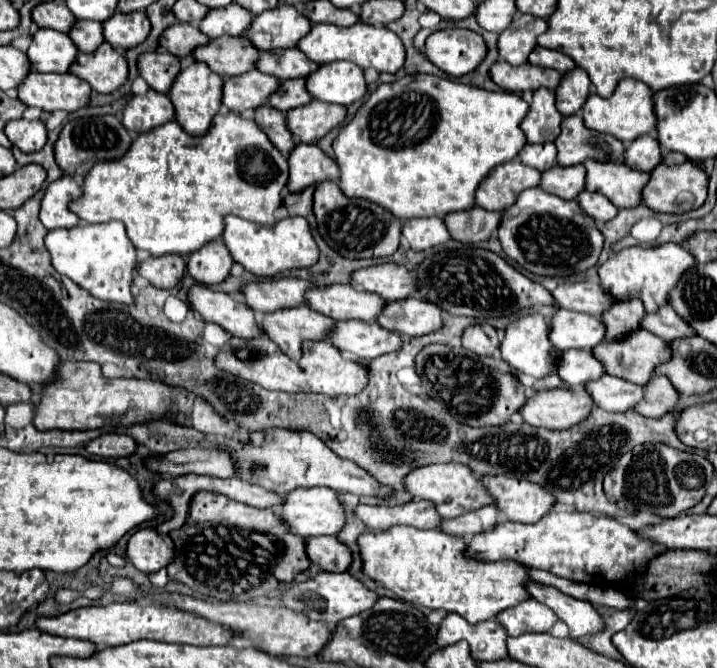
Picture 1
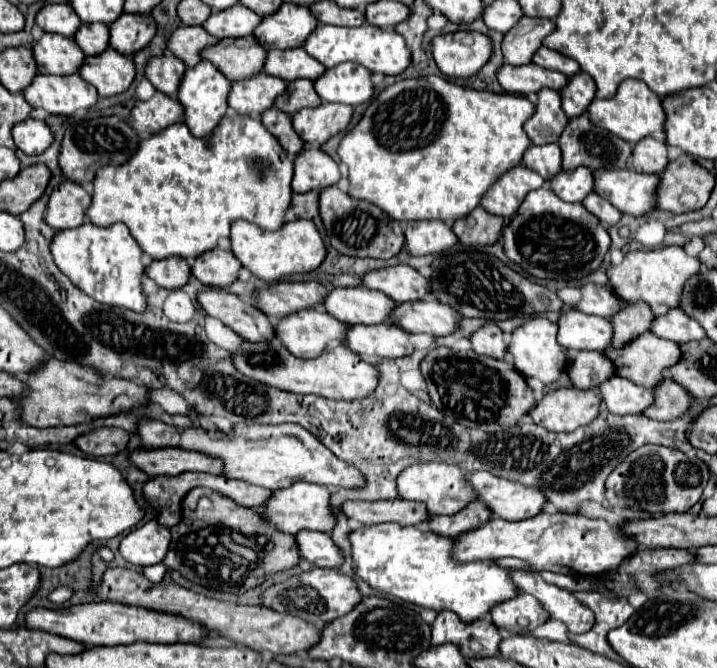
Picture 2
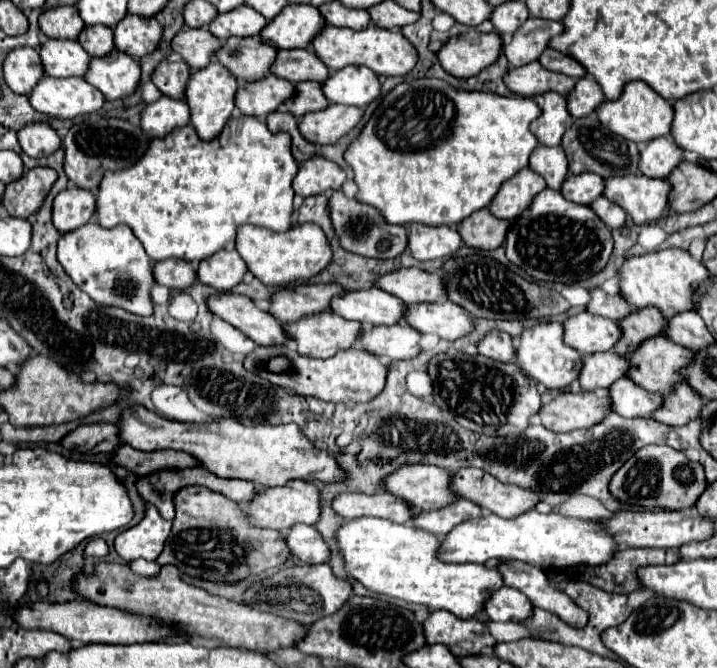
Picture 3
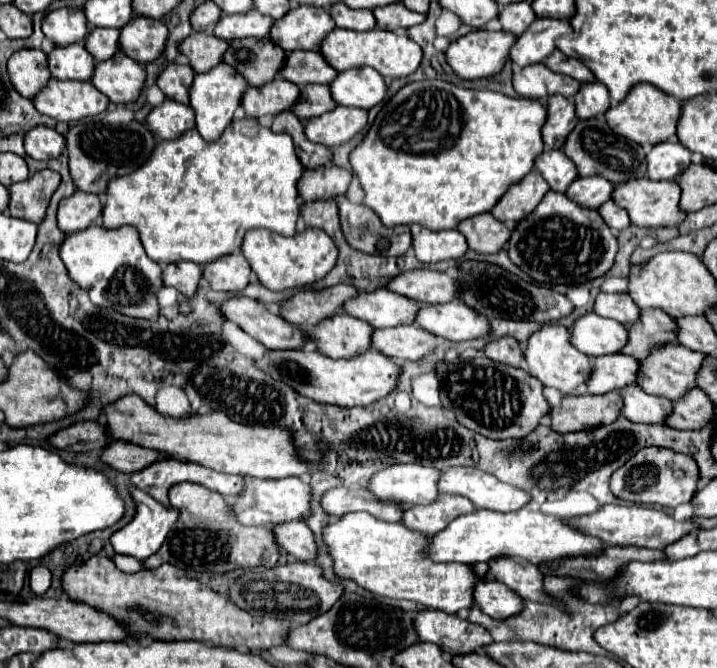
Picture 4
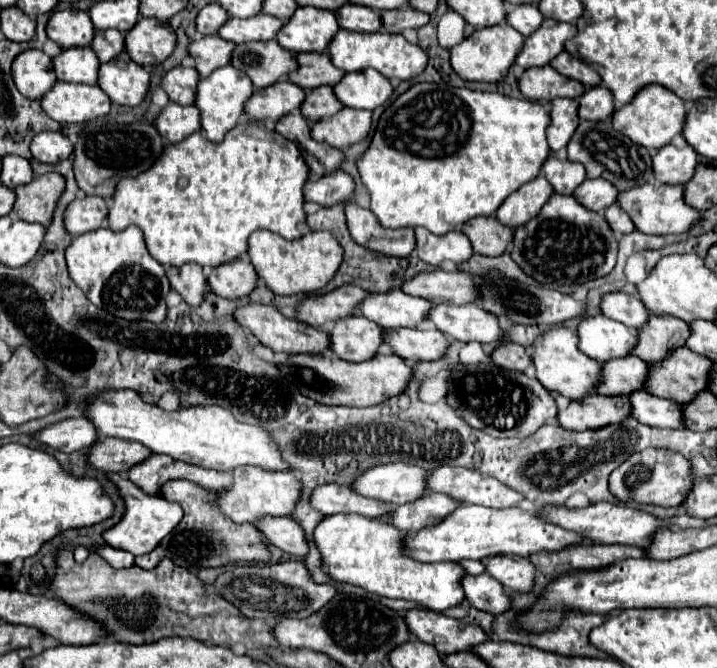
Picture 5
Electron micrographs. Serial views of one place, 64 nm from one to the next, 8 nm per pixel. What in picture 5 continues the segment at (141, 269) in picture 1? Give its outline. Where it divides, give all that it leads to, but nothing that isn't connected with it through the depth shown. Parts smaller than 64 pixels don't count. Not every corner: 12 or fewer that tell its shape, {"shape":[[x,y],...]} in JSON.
{"shape":[[202,266],[168,268],[168,280],[190,306],[208,294]]}

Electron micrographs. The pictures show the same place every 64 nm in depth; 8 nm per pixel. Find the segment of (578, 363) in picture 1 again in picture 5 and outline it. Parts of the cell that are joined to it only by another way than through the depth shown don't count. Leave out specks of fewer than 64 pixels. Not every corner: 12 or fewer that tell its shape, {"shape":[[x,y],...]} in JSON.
{"shape":[[638,356],[606,362],[600,394],[630,396],[650,366]]}

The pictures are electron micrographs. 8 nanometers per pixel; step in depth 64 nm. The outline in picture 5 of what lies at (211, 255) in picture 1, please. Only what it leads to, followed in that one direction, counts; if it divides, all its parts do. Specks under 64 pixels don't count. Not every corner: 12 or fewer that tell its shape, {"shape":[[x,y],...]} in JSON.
{"shape":[[248,258],[214,268],[210,290],[238,300],[256,288],[258,274]]}

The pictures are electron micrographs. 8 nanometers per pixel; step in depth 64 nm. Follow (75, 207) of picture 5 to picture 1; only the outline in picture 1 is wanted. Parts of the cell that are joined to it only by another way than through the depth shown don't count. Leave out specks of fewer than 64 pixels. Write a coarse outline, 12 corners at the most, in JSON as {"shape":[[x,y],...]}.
{"shape":[[72,176],[52,182],[40,222],[48,230],[78,226],[70,204],[82,198]]}

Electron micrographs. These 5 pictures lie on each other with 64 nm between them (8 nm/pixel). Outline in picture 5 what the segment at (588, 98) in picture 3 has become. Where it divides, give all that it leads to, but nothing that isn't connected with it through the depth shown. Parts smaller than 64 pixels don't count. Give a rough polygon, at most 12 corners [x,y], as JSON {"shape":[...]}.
{"shape":[[604,84],[580,98],[582,120],[610,120],[614,98]]}

